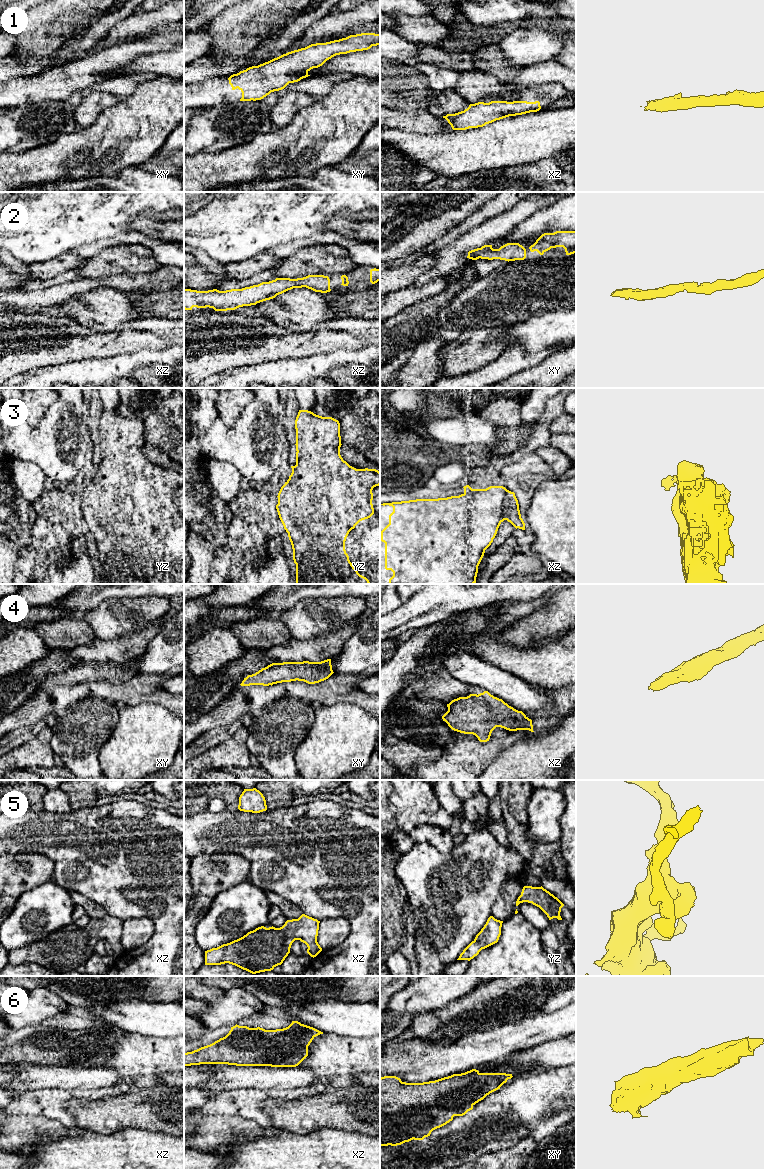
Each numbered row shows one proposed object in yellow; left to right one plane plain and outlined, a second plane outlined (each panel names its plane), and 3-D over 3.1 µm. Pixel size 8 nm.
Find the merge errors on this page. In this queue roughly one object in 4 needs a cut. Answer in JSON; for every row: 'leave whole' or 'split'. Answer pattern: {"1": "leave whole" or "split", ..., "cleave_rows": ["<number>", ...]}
{"1": "leave whole", "2": "leave whole", "3": "split", "4": "leave whole", "5": "leave whole", "6": "leave whole", "cleave_rows": ["3"]}

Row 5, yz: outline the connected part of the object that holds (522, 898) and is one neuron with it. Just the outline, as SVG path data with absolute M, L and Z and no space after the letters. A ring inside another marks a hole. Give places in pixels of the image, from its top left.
M524 886L521 895L516 901L516 906L523 902L532 903L539 907L547 915L549 920L553 918L562 920L560 912L564 904L542 886Z

